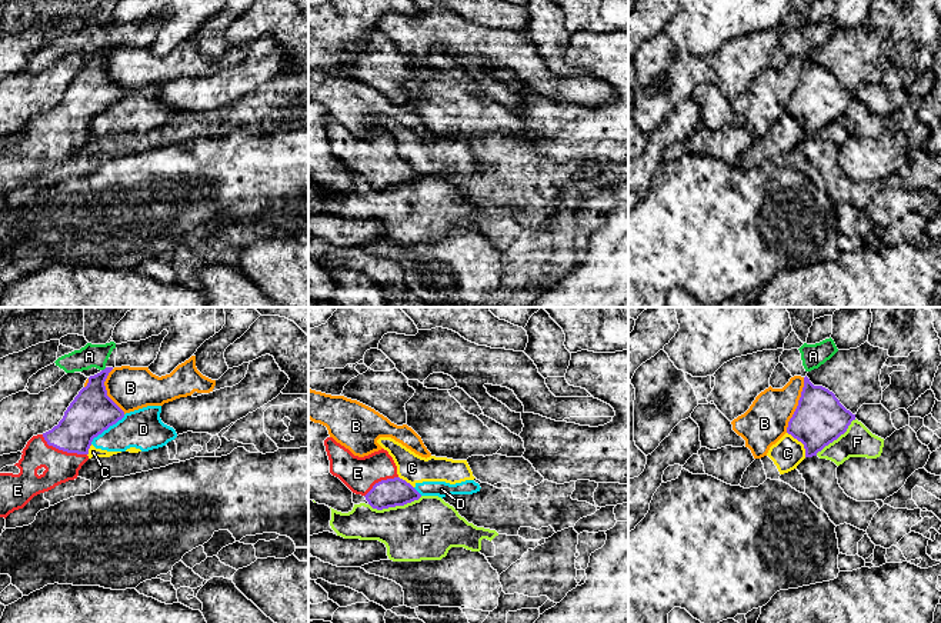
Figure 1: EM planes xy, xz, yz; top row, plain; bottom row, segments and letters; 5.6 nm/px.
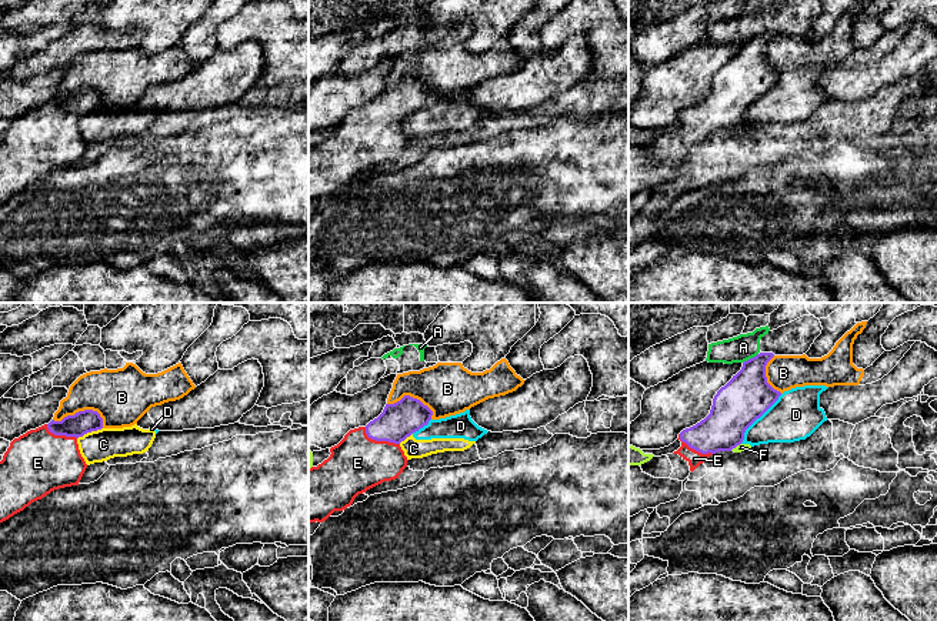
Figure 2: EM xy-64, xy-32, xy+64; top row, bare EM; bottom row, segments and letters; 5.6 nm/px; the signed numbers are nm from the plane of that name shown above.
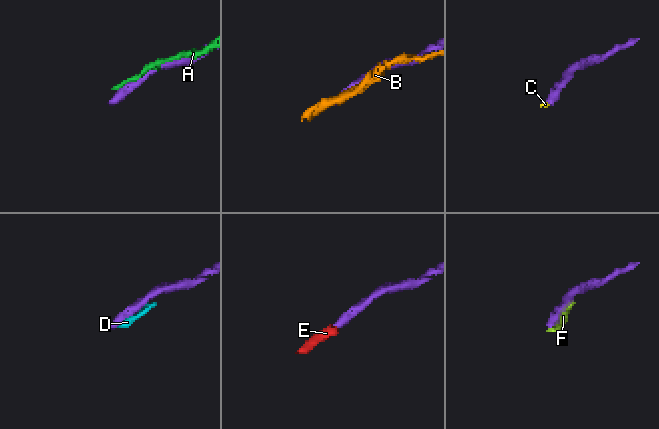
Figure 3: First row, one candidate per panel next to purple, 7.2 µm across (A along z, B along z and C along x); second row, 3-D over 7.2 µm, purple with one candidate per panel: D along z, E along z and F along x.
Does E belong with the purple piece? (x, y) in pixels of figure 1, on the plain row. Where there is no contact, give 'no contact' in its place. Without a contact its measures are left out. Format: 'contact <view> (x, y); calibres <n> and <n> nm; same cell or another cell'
contact xy (63, 130); calibres 240 and 180 nm; same cell

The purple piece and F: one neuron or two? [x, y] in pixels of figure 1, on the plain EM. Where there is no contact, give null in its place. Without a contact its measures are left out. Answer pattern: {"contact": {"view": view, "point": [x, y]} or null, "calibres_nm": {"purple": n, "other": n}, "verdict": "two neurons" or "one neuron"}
{"contact": {"view": "xz", "point": [394, 186]}, "calibres_nm": {"purple": 160, "other": 340}, "verdict": "two neurons"}

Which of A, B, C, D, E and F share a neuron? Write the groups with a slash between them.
A / B / C D / E / F

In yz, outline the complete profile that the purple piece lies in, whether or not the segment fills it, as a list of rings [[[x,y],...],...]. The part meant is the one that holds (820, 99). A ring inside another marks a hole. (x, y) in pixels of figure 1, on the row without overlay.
[[[805,56],[787,113],[804,124],[805,137],[812,137],[844,114],[852,100],[855,94],[847,90],[832,71],[814,66]]]

